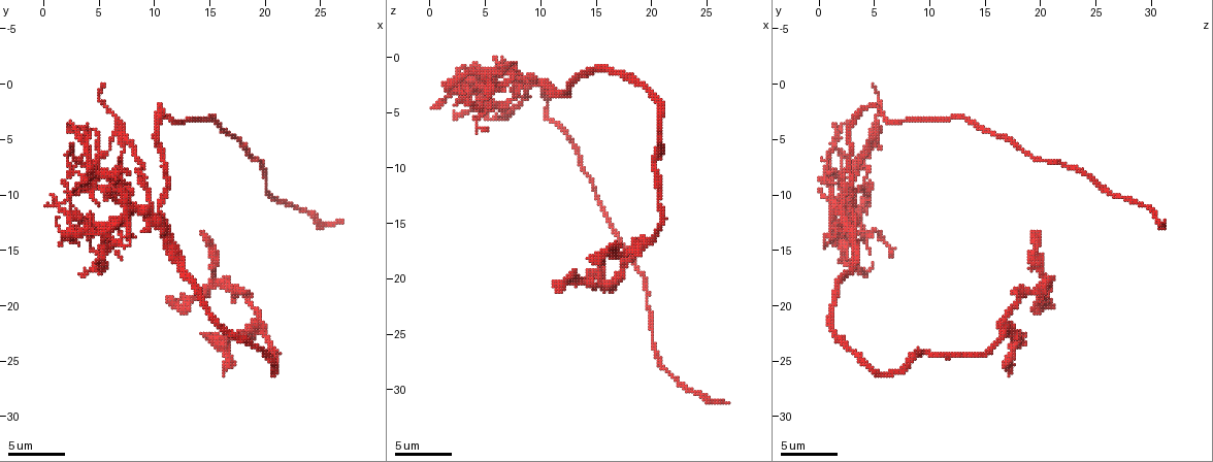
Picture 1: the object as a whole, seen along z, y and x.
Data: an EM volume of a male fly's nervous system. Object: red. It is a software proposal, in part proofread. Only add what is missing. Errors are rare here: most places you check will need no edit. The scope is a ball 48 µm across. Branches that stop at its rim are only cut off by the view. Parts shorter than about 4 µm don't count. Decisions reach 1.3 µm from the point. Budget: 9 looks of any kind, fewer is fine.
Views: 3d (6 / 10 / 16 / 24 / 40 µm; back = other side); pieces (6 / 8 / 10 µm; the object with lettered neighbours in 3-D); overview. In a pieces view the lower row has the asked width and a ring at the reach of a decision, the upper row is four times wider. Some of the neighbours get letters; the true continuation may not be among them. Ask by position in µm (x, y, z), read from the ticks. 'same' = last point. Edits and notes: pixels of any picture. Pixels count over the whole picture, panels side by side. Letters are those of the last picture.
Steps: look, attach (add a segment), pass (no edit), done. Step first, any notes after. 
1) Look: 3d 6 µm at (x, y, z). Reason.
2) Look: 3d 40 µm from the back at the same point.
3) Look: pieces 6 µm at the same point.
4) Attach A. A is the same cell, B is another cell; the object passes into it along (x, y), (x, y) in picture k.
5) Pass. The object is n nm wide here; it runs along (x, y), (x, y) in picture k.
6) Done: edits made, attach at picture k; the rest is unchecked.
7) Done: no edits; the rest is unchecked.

Look: pieces 8 µm at (16.4, 26.4, 17.2). Free end.

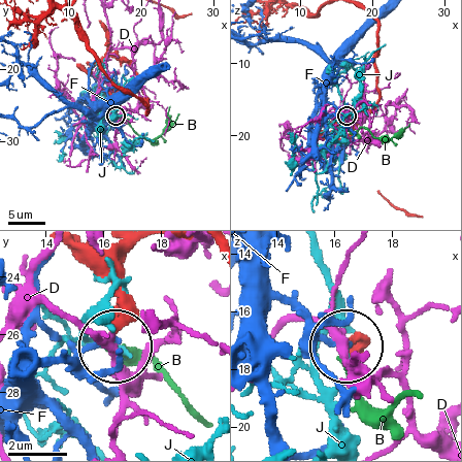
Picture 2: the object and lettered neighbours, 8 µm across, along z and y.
Pass. B, D, F and J are other cells; none of them fits.

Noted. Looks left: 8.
Look: pieces 8 µm at (14.4, 13.4, 19.4). An open end.

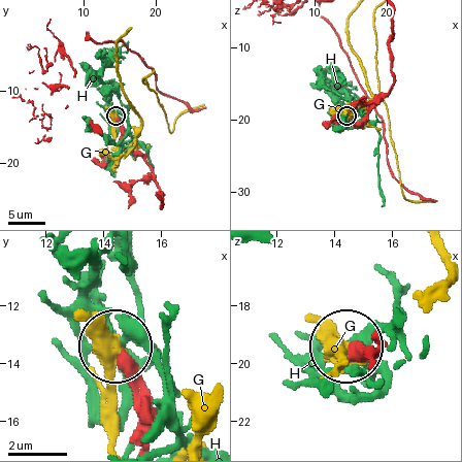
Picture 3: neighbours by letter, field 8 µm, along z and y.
Pass. G and H are other cells; no lettered segment goes on from it.

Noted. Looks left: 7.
Look: pieces 10 µm at (11.4, 19.2, 20.6). An open end.

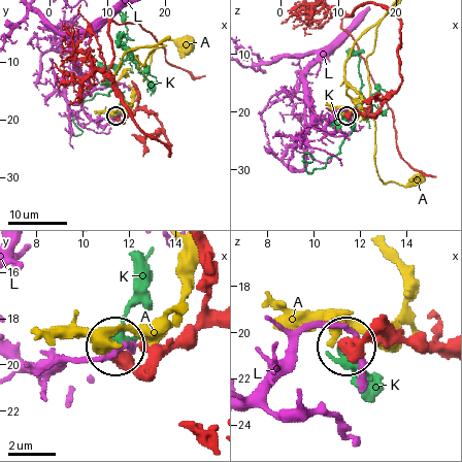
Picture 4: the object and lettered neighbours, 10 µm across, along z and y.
Pass. A, K and L are other cells; it runs along (398, 63), (400, 85), (375, 111), (347, 114) in picture 4; no lettered segment goes on from it.

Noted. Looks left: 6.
Look: 3d 6 µm at (0.2, 10.6, 4.6). Thin end.

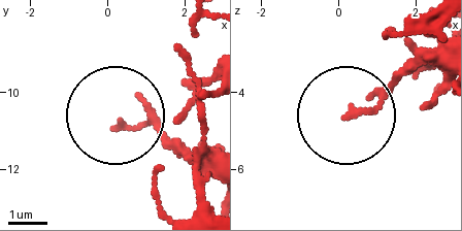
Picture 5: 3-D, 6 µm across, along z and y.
Look: pieces 10 µm at (0.40, 10.85, 4.55).

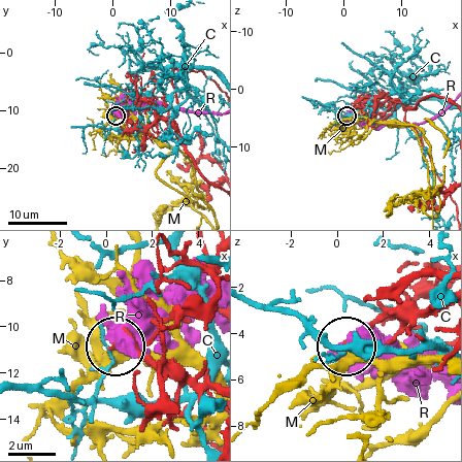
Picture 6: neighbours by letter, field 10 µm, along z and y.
Pass. The object is 150 nm wide here; C, M and R are other cells; no lettered segment goes on from it.

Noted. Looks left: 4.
Done: no edits; the rest is unchecked.

